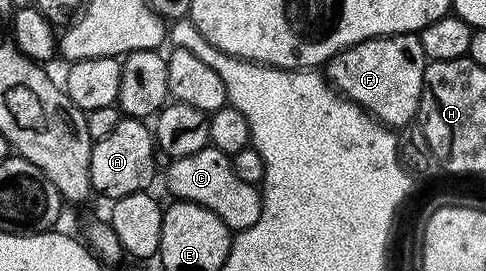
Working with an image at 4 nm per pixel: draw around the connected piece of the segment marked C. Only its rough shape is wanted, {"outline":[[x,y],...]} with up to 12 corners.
{"outline":[[207,145],[170,159],[175,200],[212,209],[232,233],[260,221],[261,190]]}

